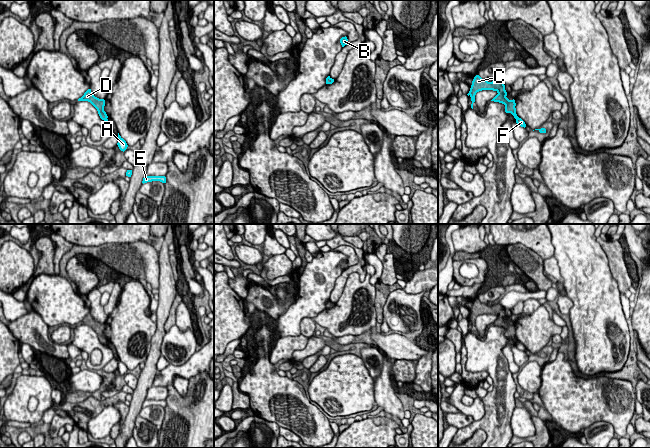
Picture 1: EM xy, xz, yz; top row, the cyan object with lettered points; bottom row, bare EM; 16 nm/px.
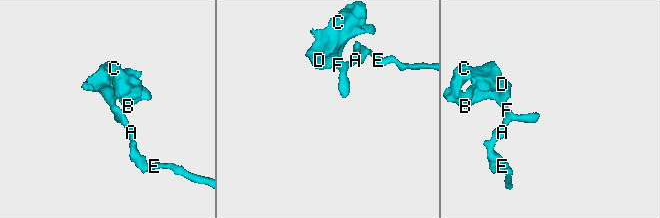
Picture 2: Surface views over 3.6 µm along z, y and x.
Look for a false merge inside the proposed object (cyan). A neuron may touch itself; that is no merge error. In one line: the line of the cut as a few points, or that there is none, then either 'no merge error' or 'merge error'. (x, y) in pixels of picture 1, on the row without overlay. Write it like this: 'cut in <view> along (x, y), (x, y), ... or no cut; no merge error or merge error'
cut in xz along (329, 301), (326, 304); merge error

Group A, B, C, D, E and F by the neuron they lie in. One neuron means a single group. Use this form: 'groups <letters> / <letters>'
groups A E F / B C D

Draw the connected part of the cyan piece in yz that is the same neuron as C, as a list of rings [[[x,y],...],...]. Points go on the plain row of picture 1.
[[[476,299],[472,305],[472,309],[470,312],[469,317],[467,318],[468,320],[471,321],[471,332],[473,333],[473,327],[475,326],[475,319],[477,316],[482,315],[482,314],[493,314],[496,315],[498,318],[491,324],[494,326],[499,326],[505,329],[505,336],[506,337],[511,337],[515,343],[518,342],[516,338],[516,327],[515,324],[509,324],[507,320],[507,316],[505,314],[505,309],[504,307],[497,303],[492,306],[488,306],[485,303],[482,303],[479,299]]]

